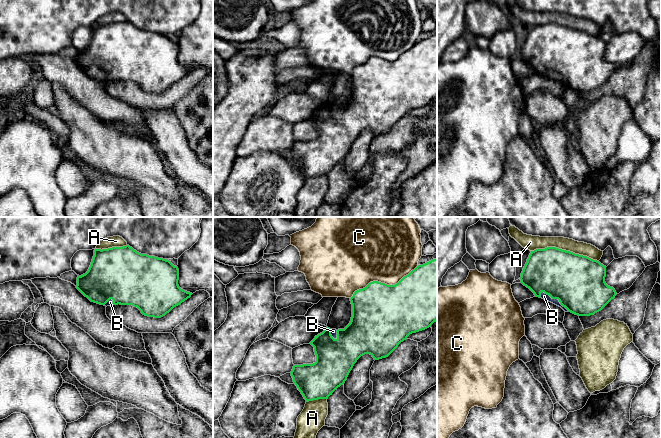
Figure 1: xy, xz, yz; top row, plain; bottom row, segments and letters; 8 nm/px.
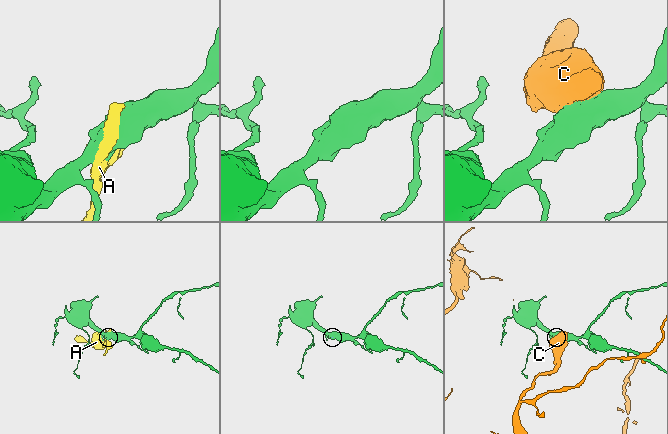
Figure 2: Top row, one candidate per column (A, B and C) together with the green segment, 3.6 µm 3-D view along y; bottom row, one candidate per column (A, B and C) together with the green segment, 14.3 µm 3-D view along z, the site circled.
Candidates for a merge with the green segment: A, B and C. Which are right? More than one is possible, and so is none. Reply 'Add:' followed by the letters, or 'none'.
Add: B

